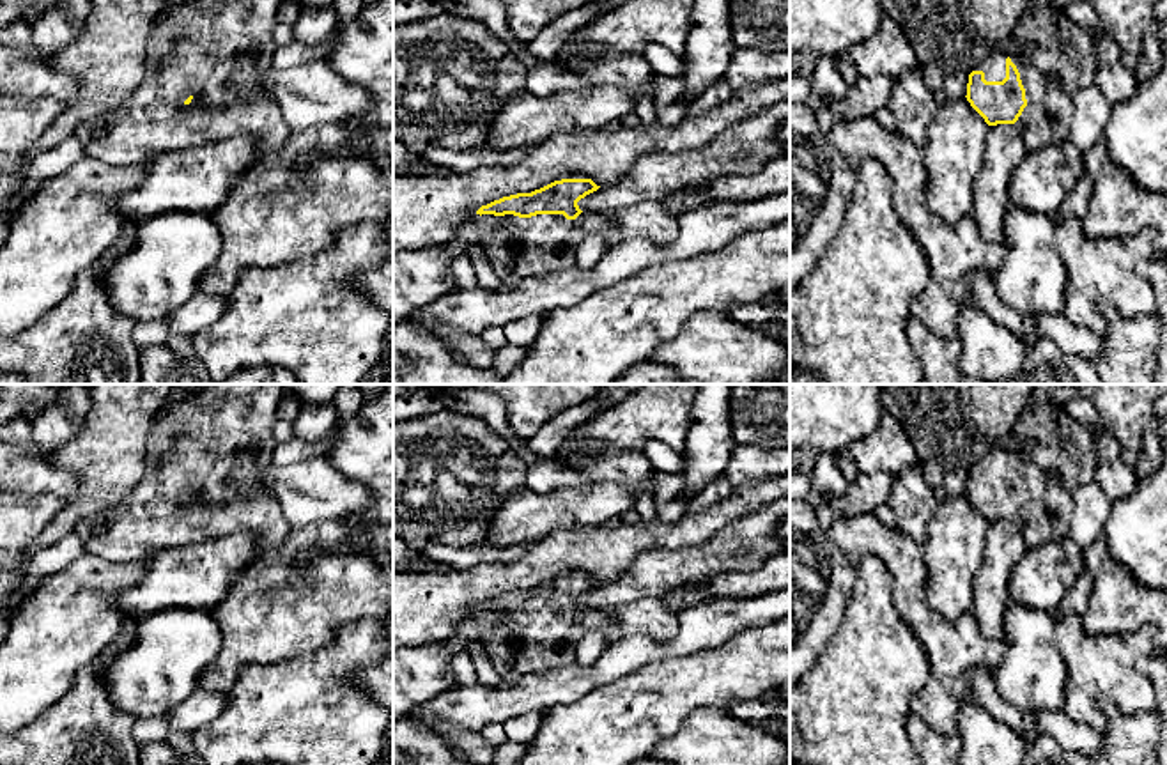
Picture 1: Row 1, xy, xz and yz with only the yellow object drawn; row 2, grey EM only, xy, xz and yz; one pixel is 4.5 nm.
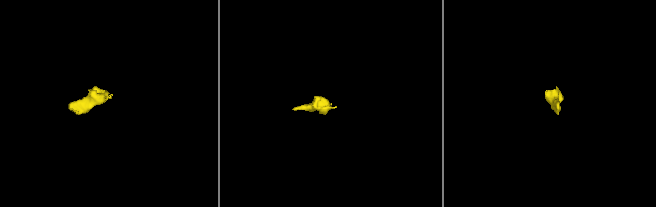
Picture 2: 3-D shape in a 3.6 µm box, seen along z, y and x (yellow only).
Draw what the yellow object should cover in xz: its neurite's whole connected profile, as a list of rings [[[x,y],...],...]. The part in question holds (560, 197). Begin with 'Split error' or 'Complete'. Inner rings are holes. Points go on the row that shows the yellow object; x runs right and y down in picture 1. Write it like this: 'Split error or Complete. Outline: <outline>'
Split error. Outline: [[[561,179],[482,205],[476,214],[501,218],[501,225],[478,243],[496,276],[503,283],[515,283],[576,267],[576,250],[591,234],[600,236],[607,248],[634,237],[655,244],[676,239],[680,218],[669,214],[661,200],[616,212],[581,211],[577,202],[599,188],[591,179]]]

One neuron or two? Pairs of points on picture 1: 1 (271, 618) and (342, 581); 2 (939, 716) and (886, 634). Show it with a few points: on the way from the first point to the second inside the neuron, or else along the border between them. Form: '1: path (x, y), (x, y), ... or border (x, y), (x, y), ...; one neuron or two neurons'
1: path (289, 608), (300, 608), (324, 595); one neuron
2: border (925, 649), (930, 679), (912, 698), (911, 712); two neurons

